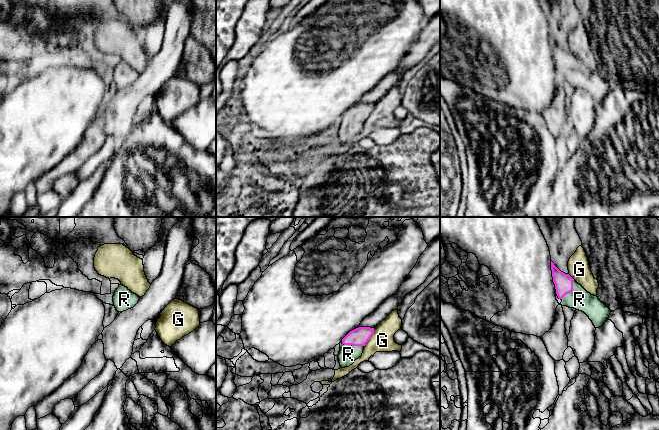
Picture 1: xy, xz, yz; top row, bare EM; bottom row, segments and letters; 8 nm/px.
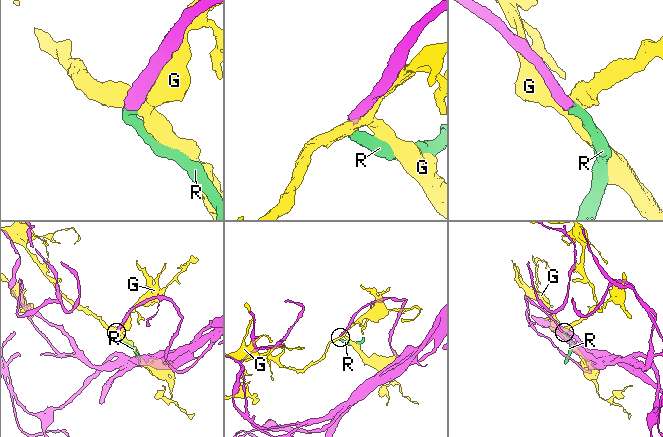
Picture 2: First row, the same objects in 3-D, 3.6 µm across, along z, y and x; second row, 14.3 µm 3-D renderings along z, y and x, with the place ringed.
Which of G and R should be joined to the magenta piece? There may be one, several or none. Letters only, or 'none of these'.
R

